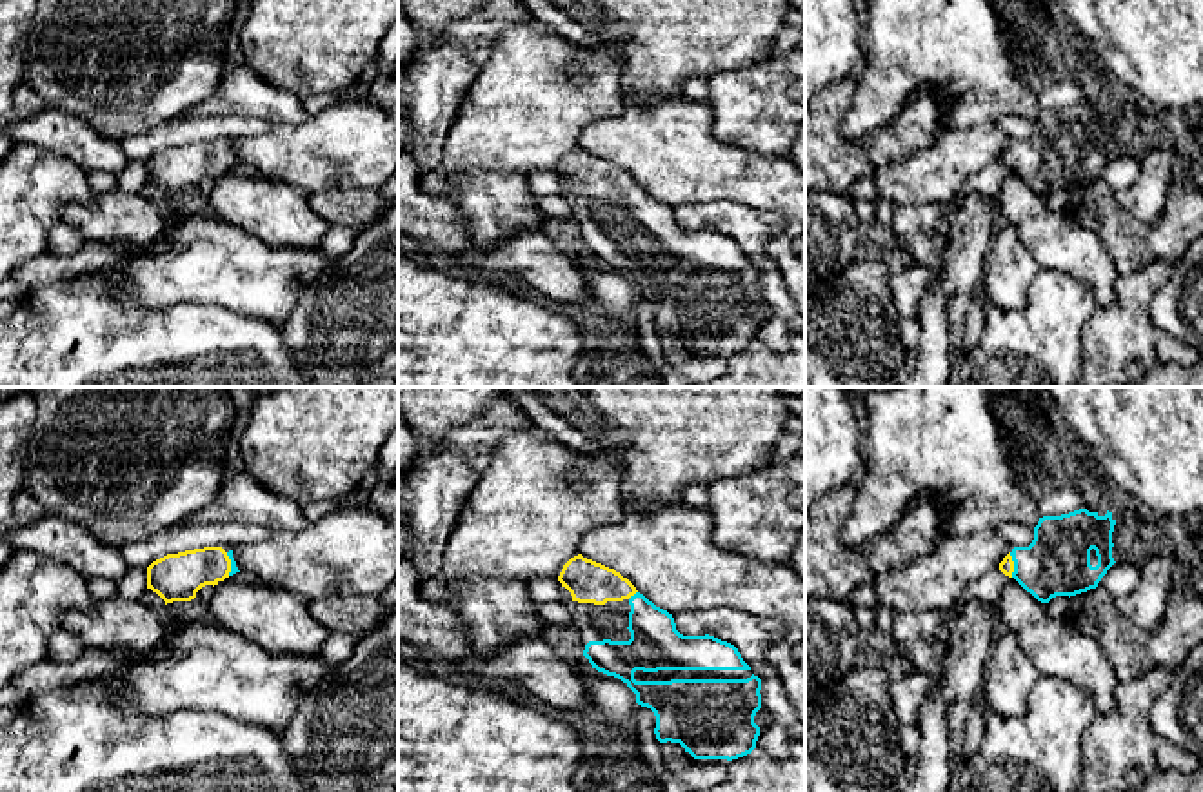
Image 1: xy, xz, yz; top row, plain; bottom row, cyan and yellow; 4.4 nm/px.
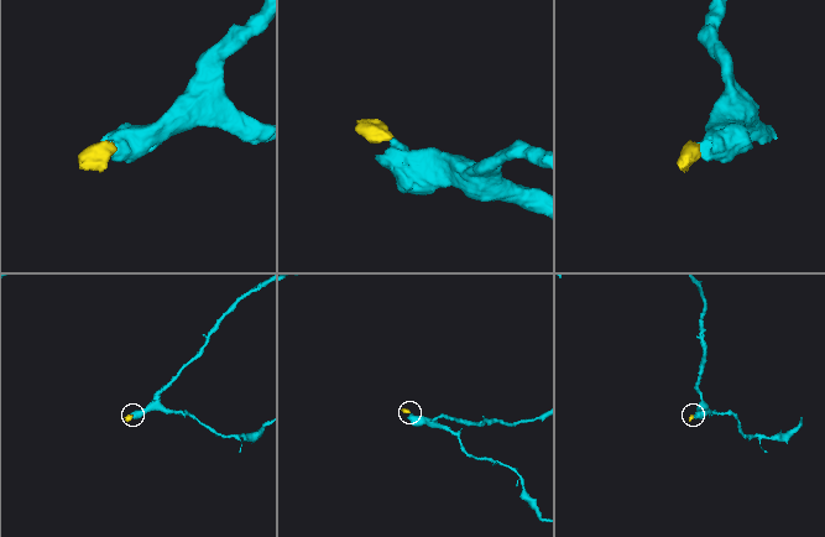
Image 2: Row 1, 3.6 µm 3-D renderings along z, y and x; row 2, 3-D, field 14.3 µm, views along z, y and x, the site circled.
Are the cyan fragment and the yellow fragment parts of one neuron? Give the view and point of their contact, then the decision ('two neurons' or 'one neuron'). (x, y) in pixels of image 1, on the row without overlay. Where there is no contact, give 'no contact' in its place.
contact yz (1014, 158); one neuron

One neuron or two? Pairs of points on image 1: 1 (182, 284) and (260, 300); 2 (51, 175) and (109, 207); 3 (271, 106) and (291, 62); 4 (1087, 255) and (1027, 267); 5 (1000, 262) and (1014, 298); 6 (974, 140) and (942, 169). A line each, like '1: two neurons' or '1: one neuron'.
1: one neuron
2: two neurons
3: two neurons
4: two neurons
5: one neuron
6: one neuron

